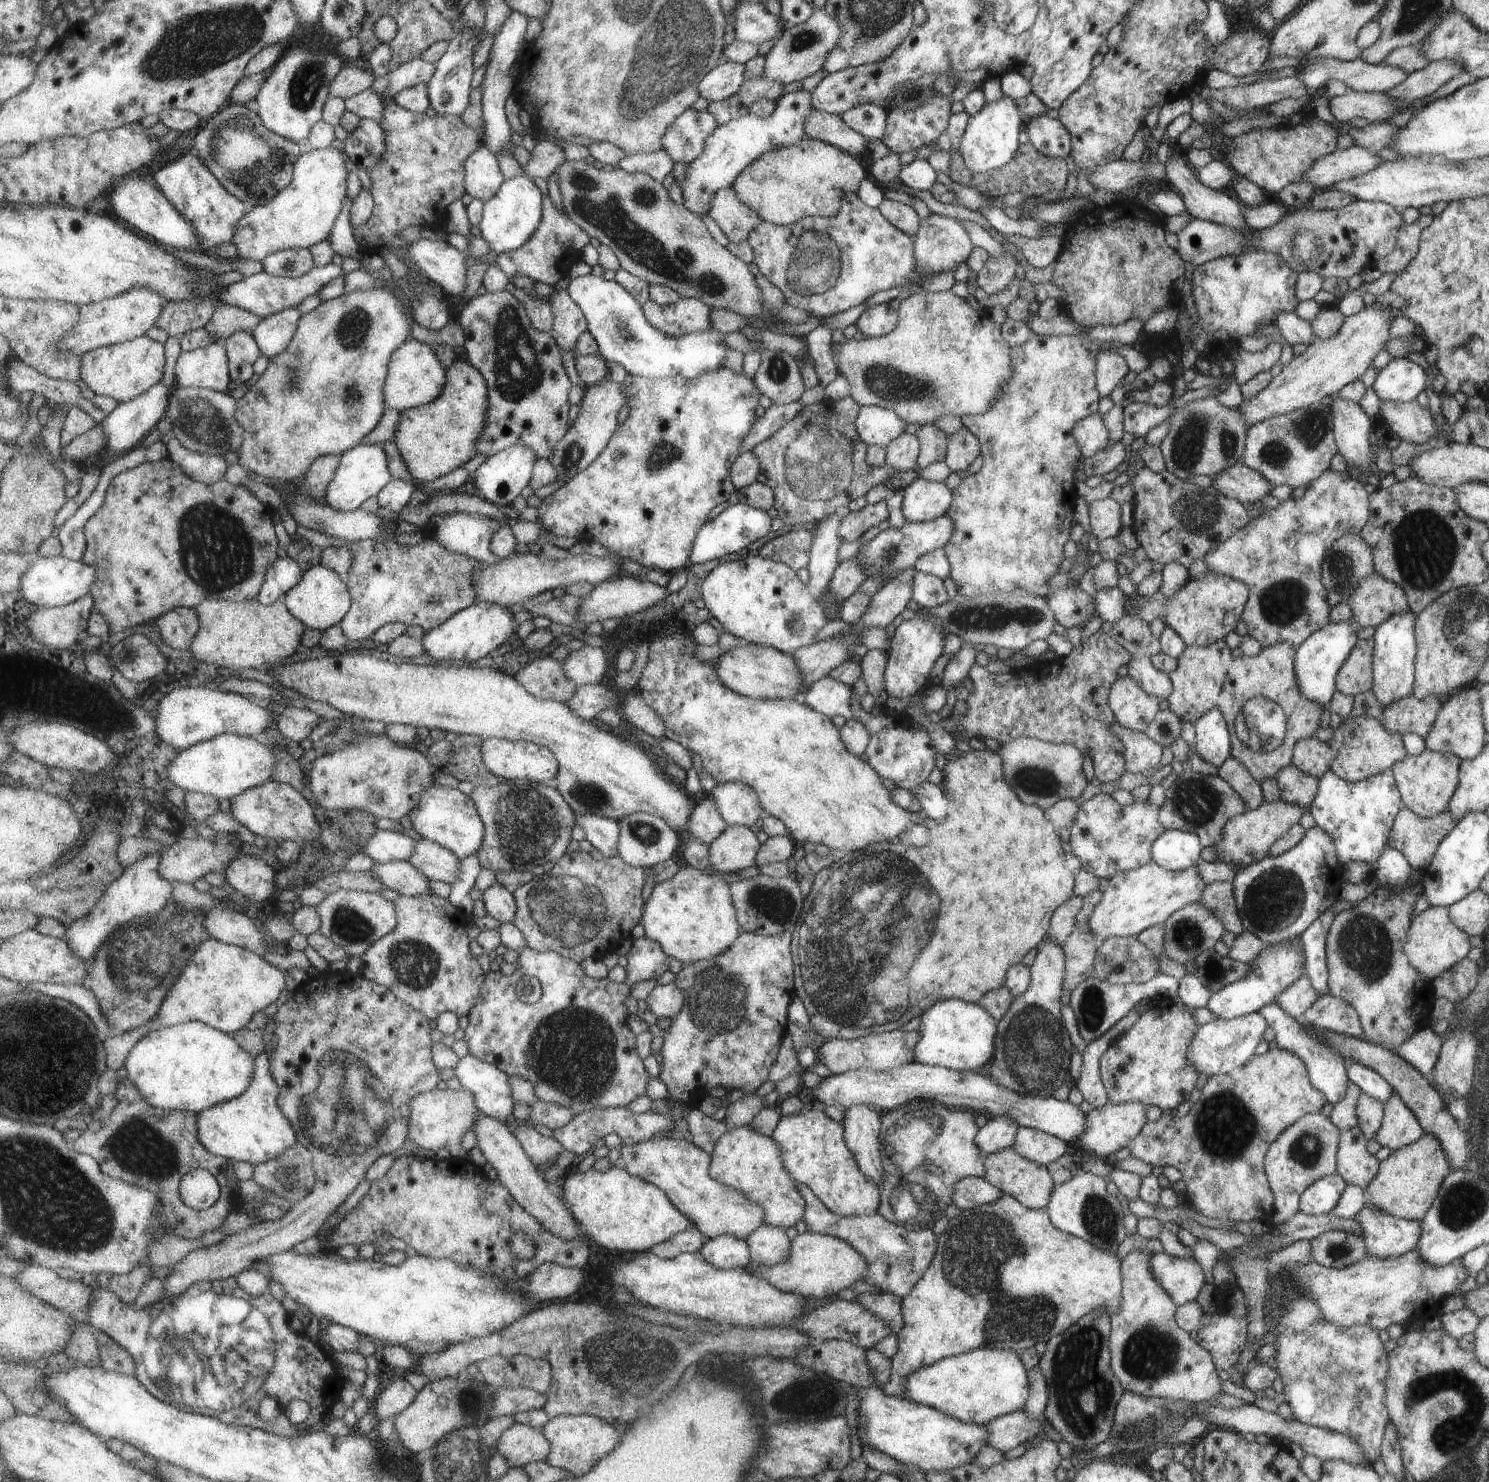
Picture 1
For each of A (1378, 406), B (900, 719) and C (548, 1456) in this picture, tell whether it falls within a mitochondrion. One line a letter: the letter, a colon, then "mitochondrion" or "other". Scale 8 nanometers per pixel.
A: other
B: other
C: other

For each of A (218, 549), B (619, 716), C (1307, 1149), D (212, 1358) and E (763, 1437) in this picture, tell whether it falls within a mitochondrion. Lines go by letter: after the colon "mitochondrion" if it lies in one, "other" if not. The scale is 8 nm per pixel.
A: mitochondrion
B: other
C: mitochondrion
D: mitochondrion
E: other

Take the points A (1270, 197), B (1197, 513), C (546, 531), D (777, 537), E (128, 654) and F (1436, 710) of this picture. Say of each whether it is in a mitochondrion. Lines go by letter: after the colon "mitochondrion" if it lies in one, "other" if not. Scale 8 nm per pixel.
A: other
B: mitochondrion
C: other
D: other
E: other
F: other

